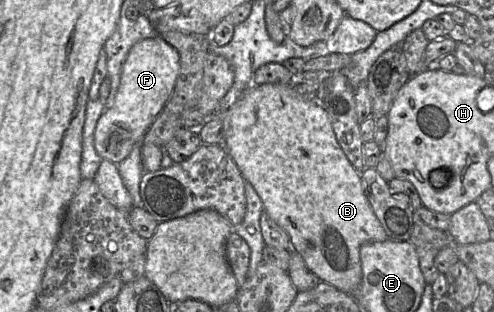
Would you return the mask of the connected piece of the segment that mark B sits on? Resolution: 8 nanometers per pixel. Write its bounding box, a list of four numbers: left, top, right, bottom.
[223,84,388,296]

